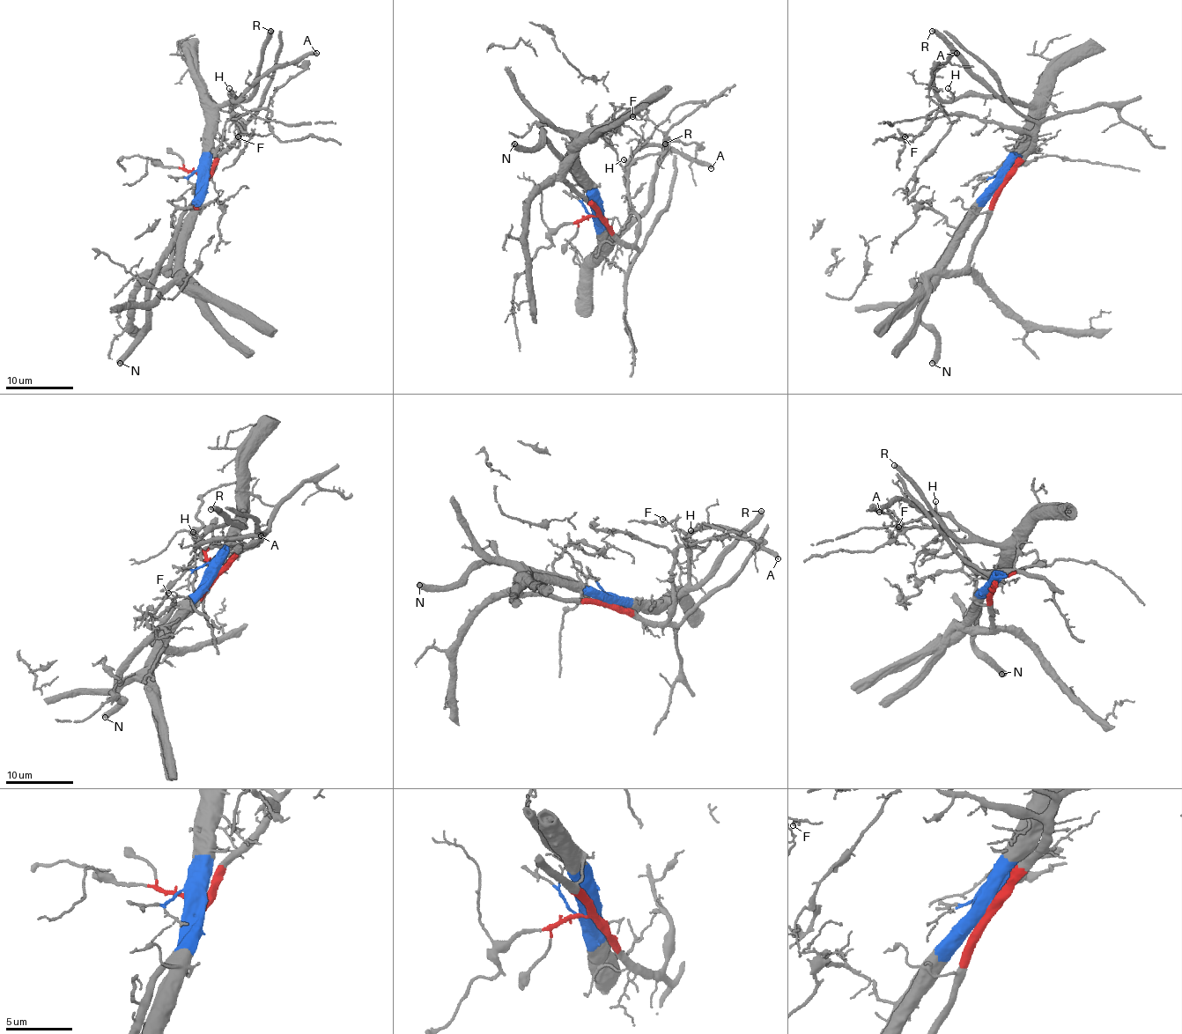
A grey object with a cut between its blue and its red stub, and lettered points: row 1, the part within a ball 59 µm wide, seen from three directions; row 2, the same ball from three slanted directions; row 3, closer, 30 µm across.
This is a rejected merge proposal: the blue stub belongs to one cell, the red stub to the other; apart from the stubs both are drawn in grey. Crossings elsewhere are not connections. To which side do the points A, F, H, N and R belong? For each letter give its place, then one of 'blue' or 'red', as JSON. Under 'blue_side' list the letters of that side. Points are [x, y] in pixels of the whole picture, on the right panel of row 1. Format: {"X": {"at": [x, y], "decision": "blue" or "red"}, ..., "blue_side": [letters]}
{"A": {"at": [956, 53], "decision": "blue"}, "F": {"at": [904, 136], "decision": "red"}, "H": {"at": [948, 88], "decision": "blue"}, "N": {"at": [932, 363], "decision": "blue"}, "R": {"at": [932, 31], "decision": "blue"}, "blue_side": ["A", "H", "N", "R"]}

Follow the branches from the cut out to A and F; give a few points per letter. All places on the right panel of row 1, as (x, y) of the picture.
A: (1002, 181), (1028, 108), (1004, 97), (962, 95), (947, 100), (936, 93), (934, 73), (956, 52)
F: (1002, 181), (1028, 149), (1031, 136), (1026, 132), (982, 119), (949, 115), (941, 108), (921, 134), (904, 137)

